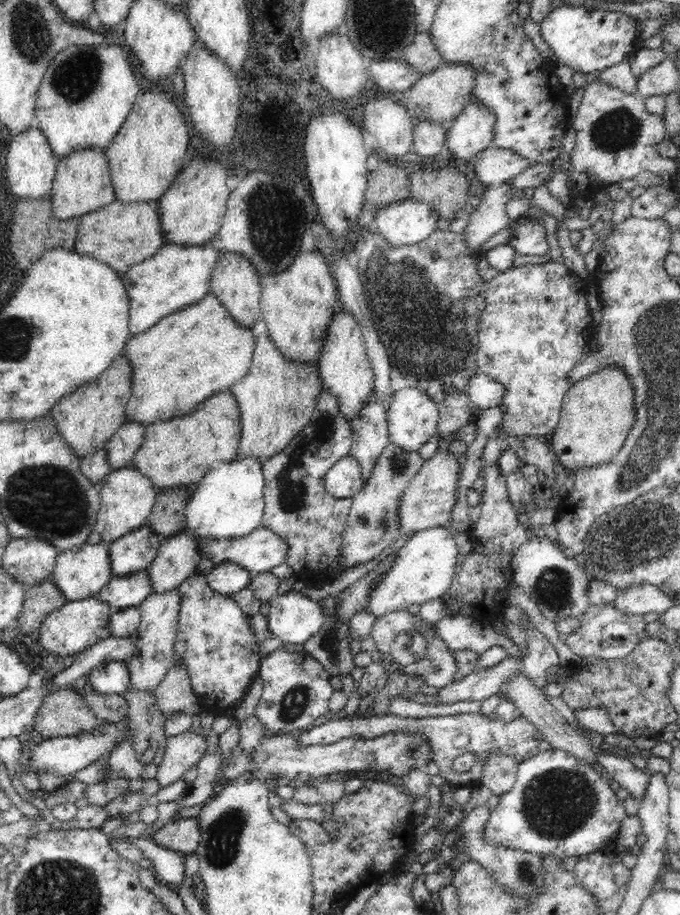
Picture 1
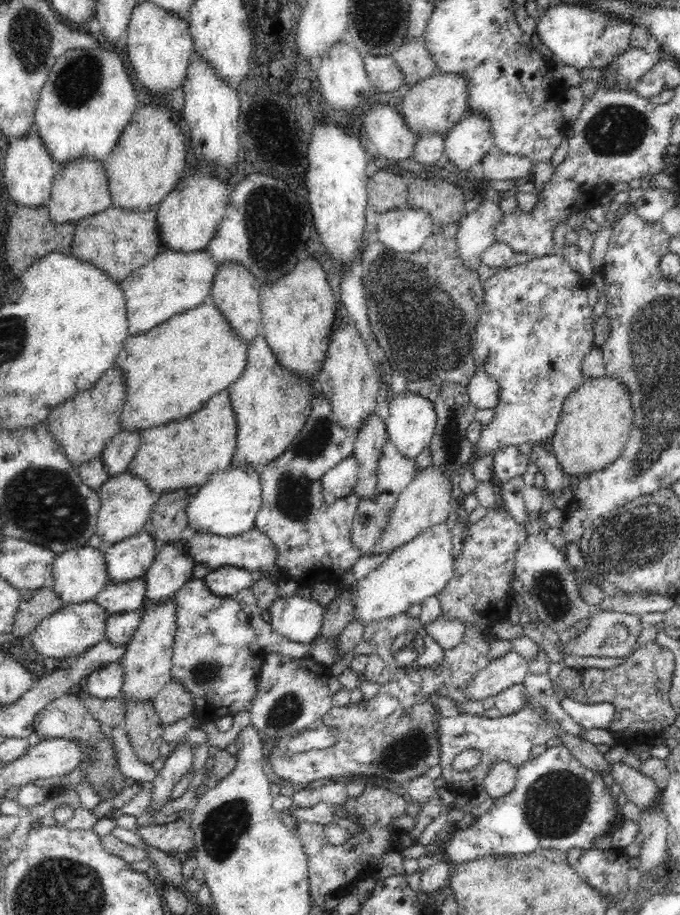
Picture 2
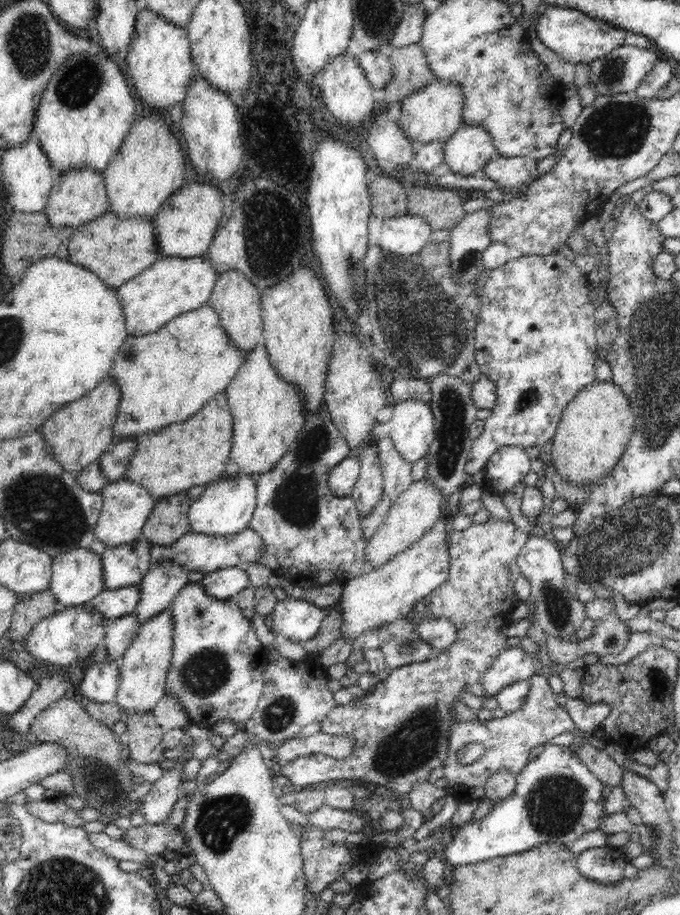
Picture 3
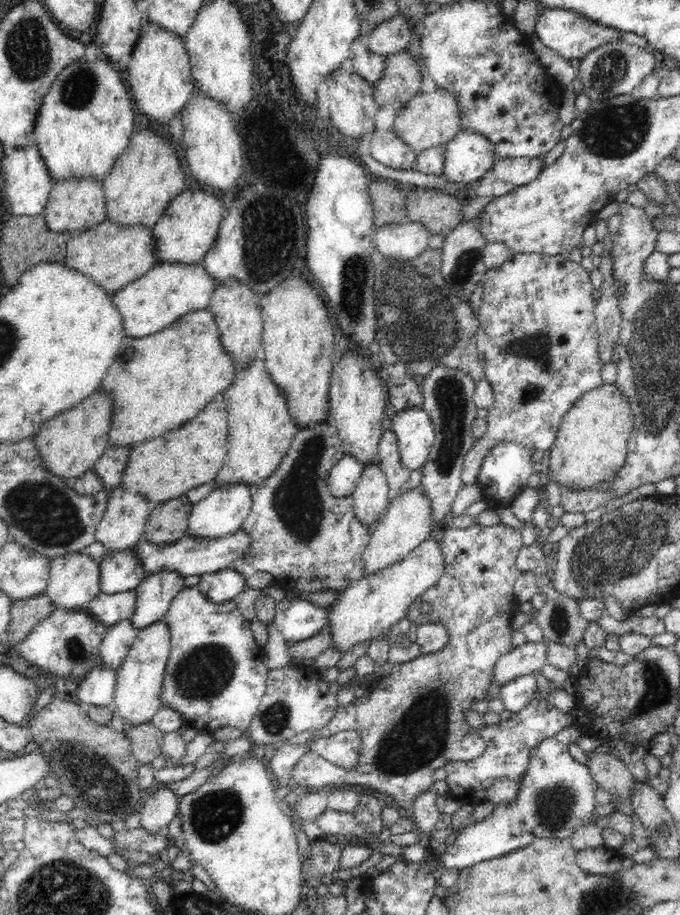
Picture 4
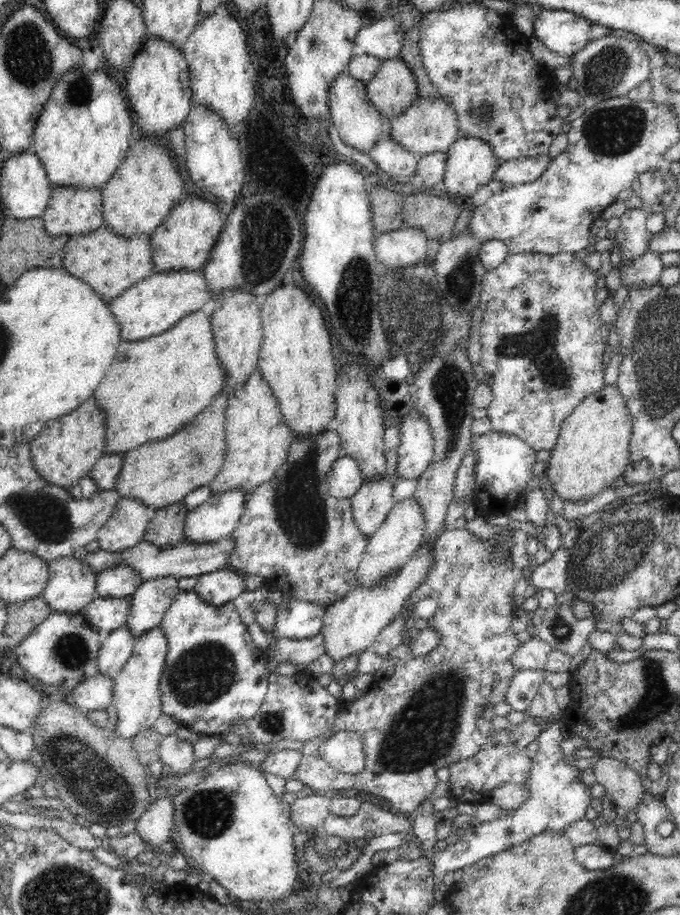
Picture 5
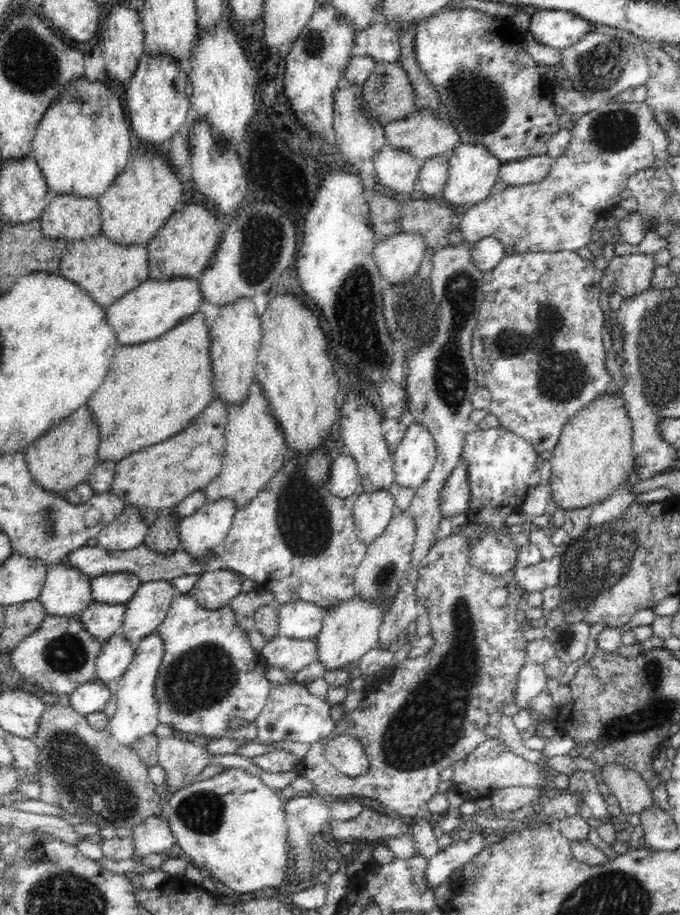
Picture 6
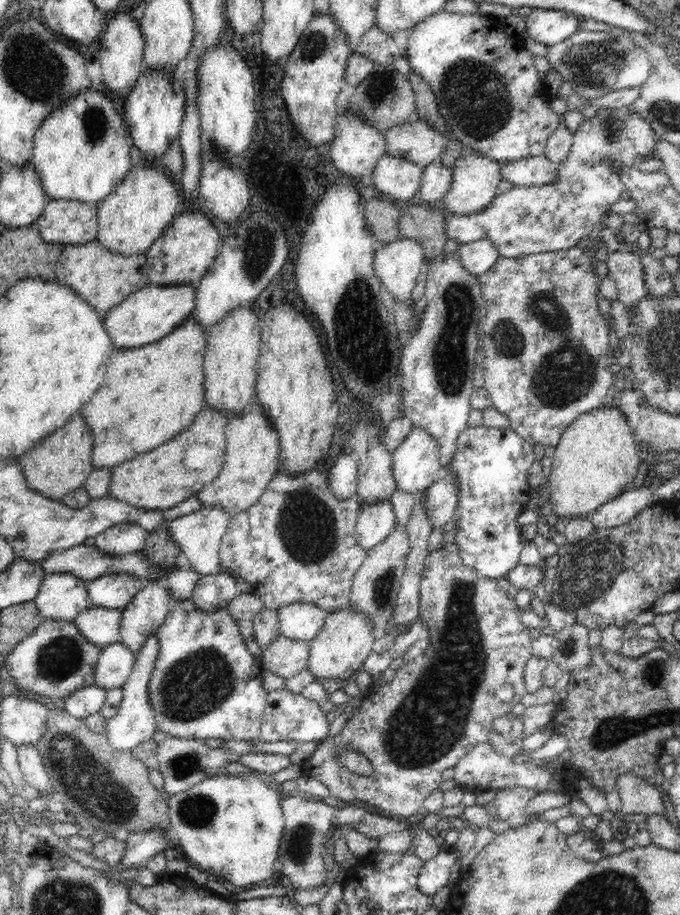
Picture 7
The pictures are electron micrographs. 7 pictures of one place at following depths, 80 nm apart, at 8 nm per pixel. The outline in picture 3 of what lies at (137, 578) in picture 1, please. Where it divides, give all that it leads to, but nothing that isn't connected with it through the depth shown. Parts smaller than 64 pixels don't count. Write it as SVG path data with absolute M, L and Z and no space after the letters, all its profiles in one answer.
M136 584L118 590L104 590L87 604L104 615L106 621L114 621L134 614L140 595L139 585Z

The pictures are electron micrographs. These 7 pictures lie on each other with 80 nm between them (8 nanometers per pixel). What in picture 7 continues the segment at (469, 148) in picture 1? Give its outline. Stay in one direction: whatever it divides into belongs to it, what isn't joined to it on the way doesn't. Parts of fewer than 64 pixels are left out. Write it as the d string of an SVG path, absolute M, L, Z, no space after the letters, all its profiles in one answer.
M465 150L465 154L452 169L453 180L442 201L444 209L448 209L453 215L472 215L486 209L499 193L498 185L503 180L501 168L500 162L488 159L474 150Z

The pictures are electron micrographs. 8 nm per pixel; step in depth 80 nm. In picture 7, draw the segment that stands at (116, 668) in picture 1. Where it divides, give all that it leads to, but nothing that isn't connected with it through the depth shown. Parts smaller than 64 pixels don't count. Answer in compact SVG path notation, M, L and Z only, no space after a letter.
M93 684L76 690L74 694L65 697L59 705L74 718L83 720L98 713L105 700L106 690Z

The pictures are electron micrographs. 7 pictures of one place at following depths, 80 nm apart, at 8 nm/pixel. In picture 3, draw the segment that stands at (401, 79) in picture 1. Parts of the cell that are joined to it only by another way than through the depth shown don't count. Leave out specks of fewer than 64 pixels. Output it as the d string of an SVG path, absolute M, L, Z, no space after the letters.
M362 51L357 59L371 85L374 86L377 93L380 93L393 77L388 53L385 51Z

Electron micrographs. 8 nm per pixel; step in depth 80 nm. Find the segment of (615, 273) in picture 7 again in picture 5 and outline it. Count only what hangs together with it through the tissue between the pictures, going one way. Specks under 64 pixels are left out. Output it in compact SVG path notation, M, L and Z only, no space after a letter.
M650 251L635 258L629 265L622 267L620 263L618 264L622 287L627 290L657 284L664 268L660 261L660 254Z

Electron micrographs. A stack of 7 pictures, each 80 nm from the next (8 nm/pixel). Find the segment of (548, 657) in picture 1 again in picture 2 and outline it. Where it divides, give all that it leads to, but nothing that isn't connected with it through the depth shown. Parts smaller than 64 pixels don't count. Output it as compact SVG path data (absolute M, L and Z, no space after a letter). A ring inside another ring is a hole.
M539 645L538 647L538 655L529 661L529 670L523 681L528 698L518 712L510 716L501 716L501 718L461 713L455 717L442 717L436 722L438 723L438 748L441 751L439 765L443 769L441 777L446 781L444 786L454 792L461 801L470 800L485 788L482 783L495 763L506 761L518 769L529 762L533 754L544 747L547 740L554 738L554 734L558 730L572 736L578 736L603 749L617 745L615 737L608 729L586 729L566 712L561 702L557 700L558 694L555 692L552 680L547 673L552 662L550 662L546 652ZM471 750L482 752L480 763L471 770L457 771L455 765L458 757Z

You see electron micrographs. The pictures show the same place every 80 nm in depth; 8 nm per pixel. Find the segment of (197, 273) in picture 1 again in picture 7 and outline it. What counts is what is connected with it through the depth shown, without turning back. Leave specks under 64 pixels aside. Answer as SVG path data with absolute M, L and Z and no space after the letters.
M144 285L141 290L130 293L118 306L110 308L103 318L103 325L111 336L116 351L154 344L191 318L195 307L196 285L173 286Z

